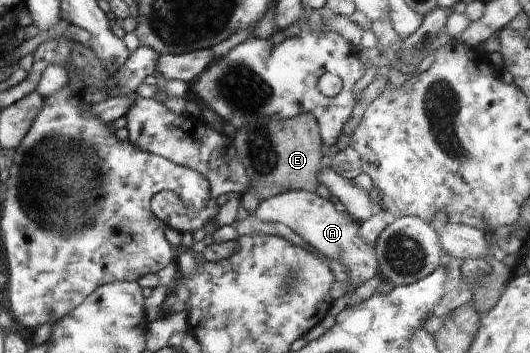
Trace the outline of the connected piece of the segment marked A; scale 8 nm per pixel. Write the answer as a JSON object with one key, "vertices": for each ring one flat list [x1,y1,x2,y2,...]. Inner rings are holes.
{"vertices":[[305,190,286,191,262,200,257,210,251,214,267,223,283,223,319,253,333,261,339,261,349,273,354,288,378,275,379,265,374,247,359,237,360,224,346,212,338,212,335,204,316,193]]}

